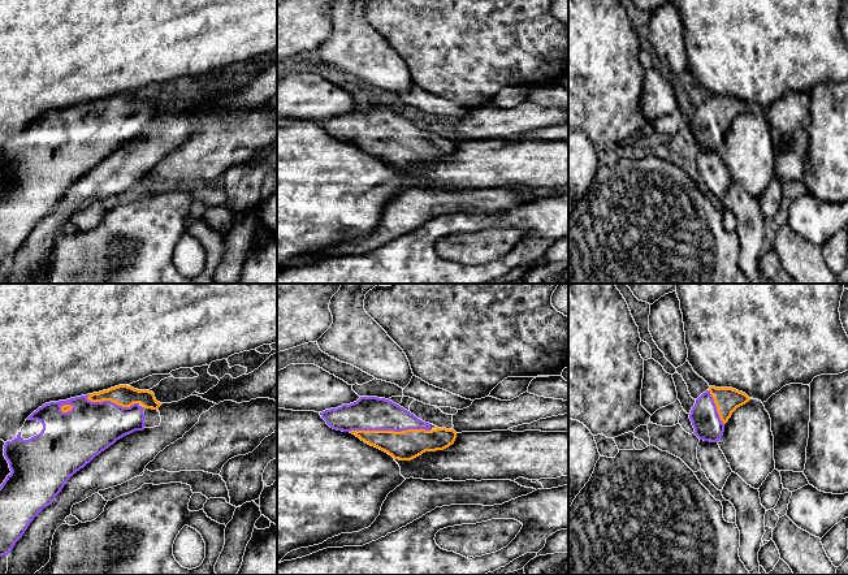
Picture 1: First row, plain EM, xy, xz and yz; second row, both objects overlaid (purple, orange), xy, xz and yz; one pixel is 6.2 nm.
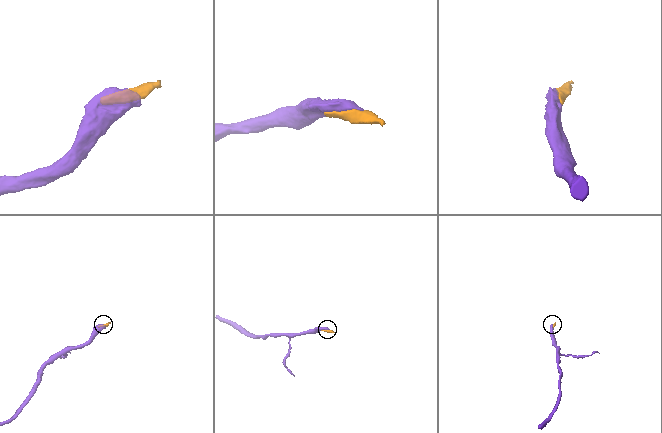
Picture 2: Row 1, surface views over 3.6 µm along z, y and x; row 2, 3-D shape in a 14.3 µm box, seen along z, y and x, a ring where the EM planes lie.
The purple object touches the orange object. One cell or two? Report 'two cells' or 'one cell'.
one cell

